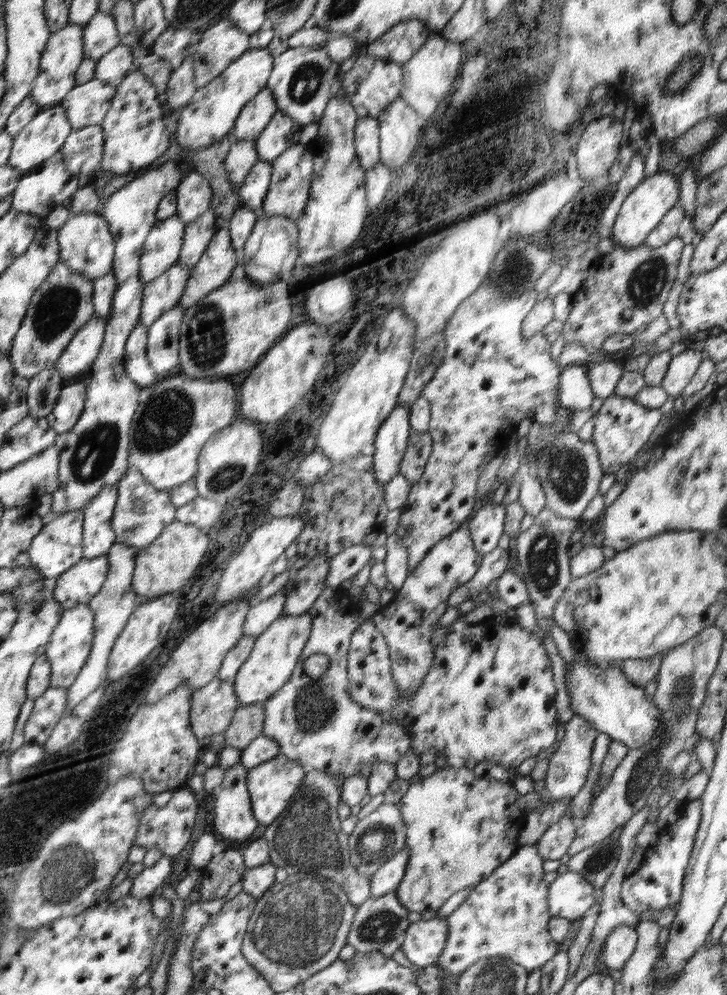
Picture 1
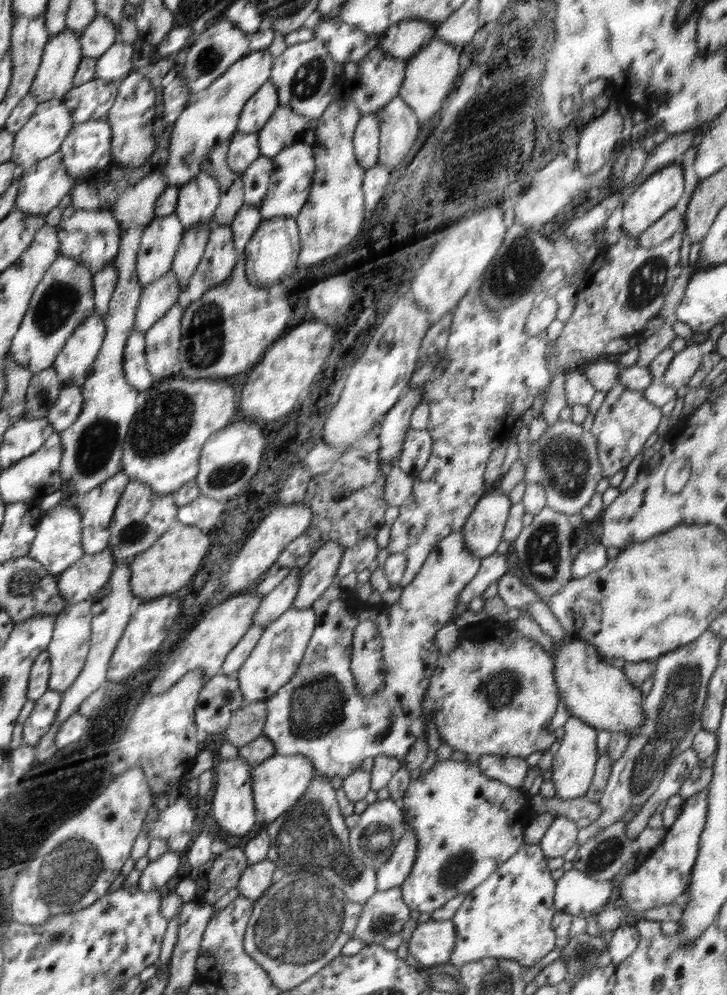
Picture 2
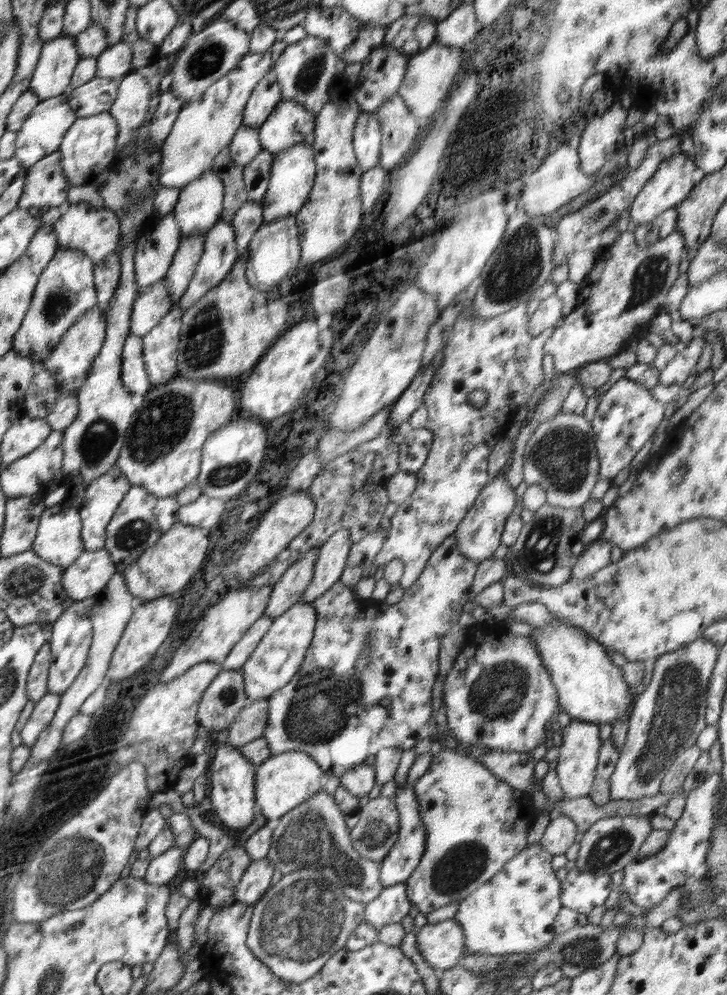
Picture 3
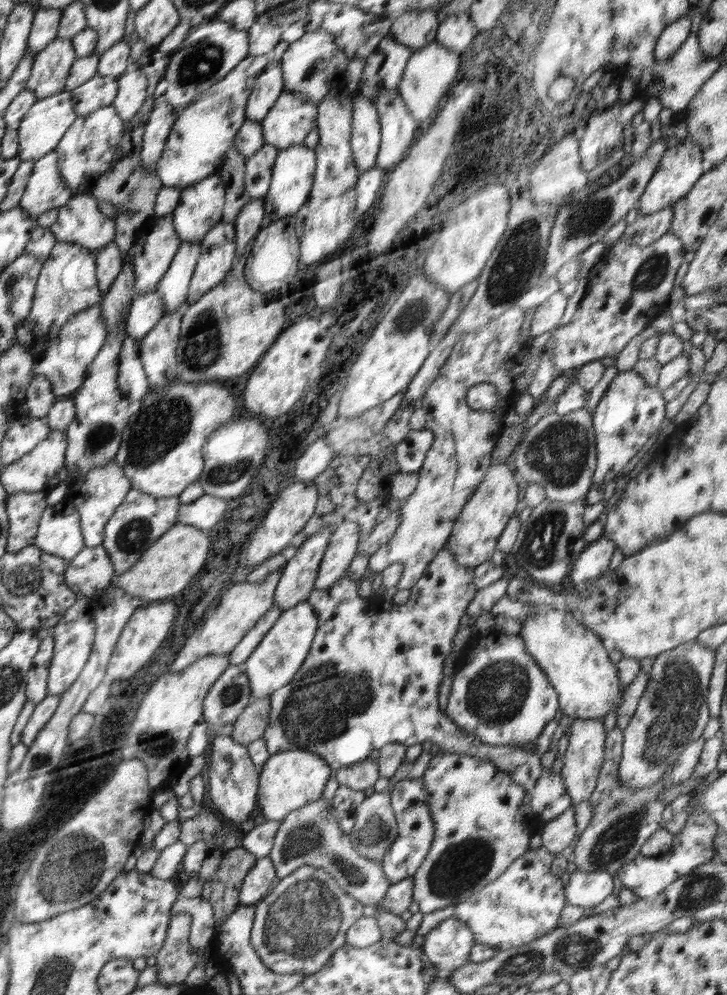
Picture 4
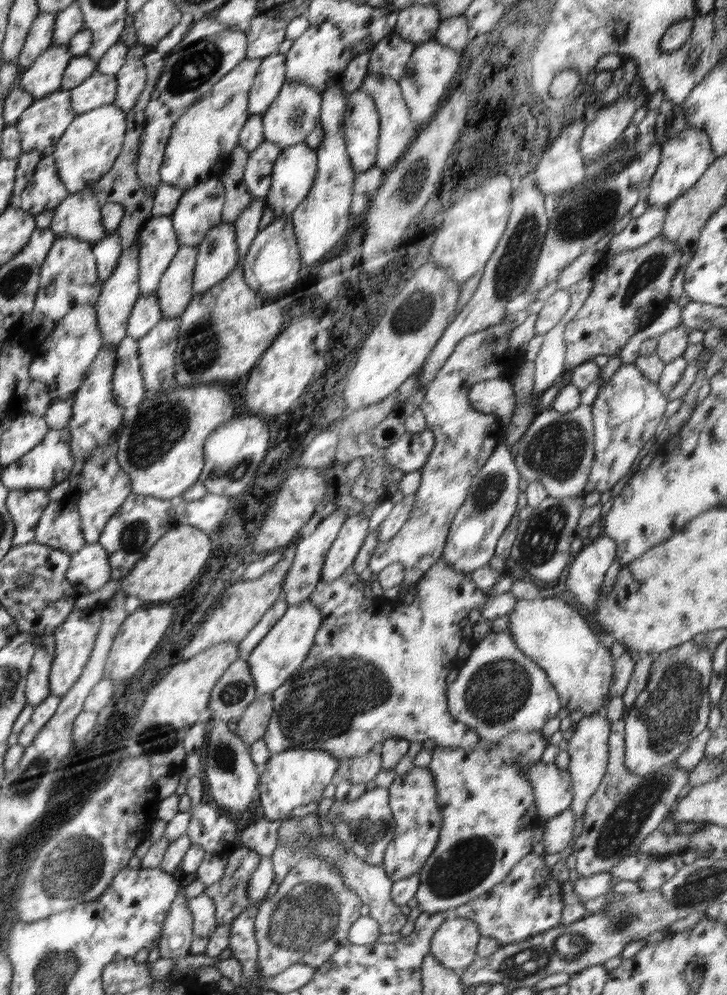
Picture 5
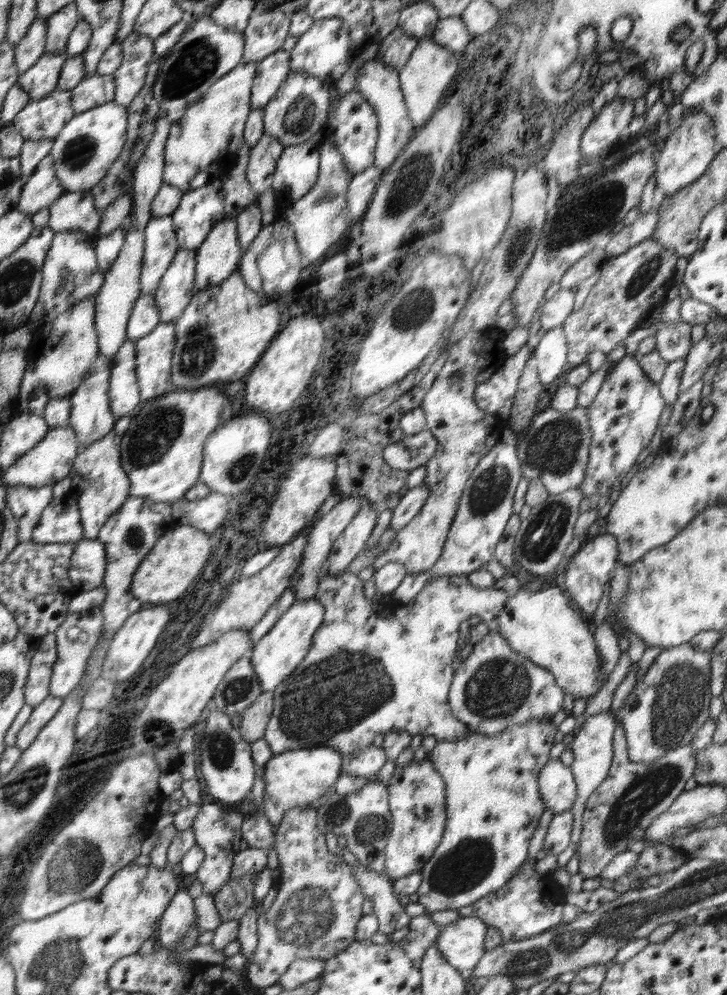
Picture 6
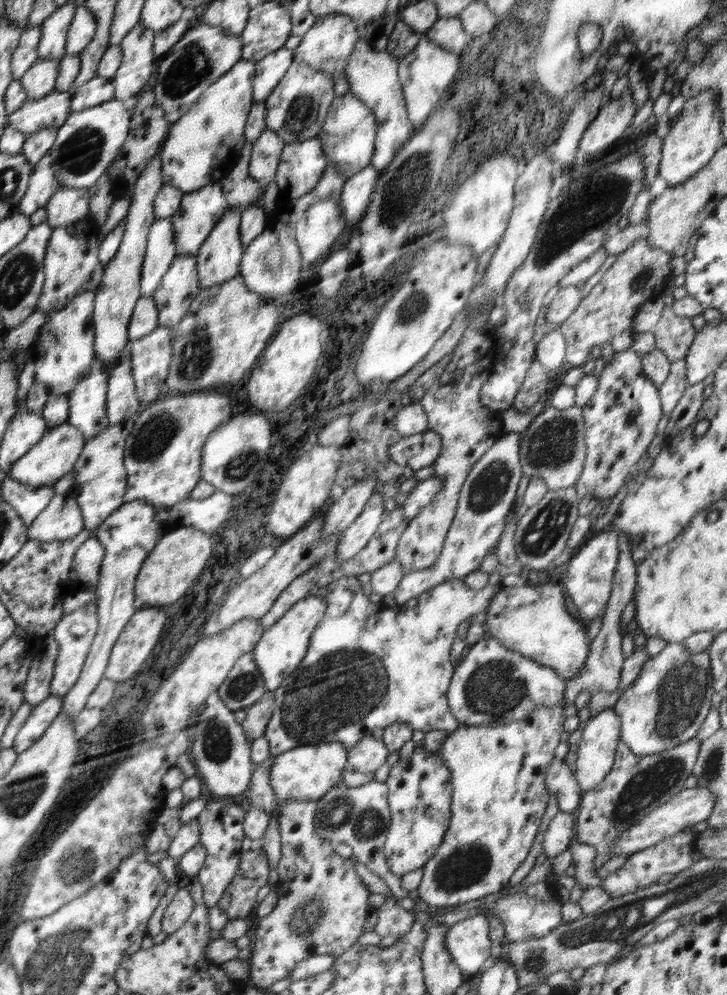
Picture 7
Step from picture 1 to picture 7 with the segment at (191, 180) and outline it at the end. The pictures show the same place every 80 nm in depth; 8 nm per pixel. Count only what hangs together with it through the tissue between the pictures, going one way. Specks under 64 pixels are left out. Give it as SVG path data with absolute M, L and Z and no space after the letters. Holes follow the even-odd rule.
M220 182L195 189L183 196L182 206L171 216L175 227L175 244L181 255L195 255L198 249L206 242L215 226L223 219L228 211L226 194Z

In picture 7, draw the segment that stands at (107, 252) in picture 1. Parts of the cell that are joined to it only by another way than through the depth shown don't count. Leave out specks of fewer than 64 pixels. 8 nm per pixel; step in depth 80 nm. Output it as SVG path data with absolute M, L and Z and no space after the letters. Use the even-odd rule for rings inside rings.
M61 186L45 206L47 223L55 229L84 220L90 214L91 199L89 188Z

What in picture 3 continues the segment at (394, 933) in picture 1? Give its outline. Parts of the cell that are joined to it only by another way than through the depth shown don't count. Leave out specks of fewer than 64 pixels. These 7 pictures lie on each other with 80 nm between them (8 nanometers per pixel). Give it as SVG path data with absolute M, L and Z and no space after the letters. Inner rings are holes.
M406 882L396 884L389 888L384 888L380 892L380 896L374 898L372 902L366 903L364 923L368 925L372 924L372 927L378 931L382 931L382 927L394 923L402 923L402 919L409 914L410 908L412 907L411 902L408 902L406 898Z

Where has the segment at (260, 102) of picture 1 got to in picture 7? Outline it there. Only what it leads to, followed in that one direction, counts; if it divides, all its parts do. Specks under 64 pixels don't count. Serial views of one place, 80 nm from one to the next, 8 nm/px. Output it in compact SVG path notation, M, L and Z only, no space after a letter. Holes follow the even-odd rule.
M282 46L255 63L252 79L254 103L265 102L269 98L293 61L293 51Z

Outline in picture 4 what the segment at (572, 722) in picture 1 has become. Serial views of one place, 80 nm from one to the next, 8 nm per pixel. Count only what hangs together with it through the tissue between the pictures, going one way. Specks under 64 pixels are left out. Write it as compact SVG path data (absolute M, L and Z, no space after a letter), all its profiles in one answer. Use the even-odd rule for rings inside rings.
M577 719L570 723L569 744L564 752L565 765L562 766L561 777L565 779L565 794L572 798L572 804L586 802L595 789L597 778L605 753L606 731L602 719Z

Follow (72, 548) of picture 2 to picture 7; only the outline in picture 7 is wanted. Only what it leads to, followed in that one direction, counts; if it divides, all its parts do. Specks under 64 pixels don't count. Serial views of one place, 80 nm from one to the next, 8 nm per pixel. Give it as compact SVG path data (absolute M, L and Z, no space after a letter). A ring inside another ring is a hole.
M55 495L49 506L36 517L27 530L28 538L37 541L66 540L86 527L82 510L74 498Z

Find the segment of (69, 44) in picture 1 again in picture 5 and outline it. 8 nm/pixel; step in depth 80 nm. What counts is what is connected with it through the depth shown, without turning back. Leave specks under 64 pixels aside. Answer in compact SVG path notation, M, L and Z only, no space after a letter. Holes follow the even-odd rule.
M68 44L50 45L26 70L20 88L36 99L62 88L62 80L72 59Z

